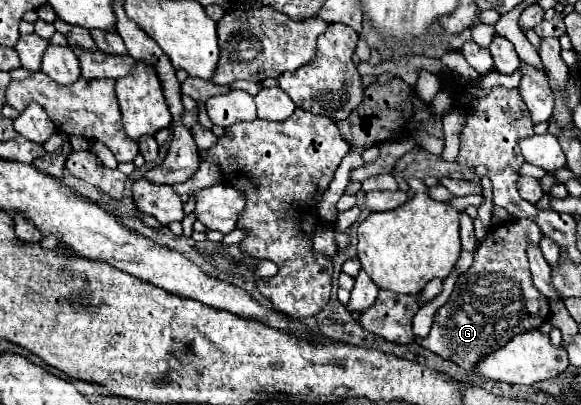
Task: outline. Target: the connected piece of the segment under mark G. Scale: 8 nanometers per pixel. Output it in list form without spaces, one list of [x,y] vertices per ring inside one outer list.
[[[514,219],[500,227],[490,229],[486,239],[480,243],[478,251],[474,253],[474,263],[470,265],[468,271],[464,271],[458,277],[450,299],[436,311],[430,333],[426,337],[414,337],[414,341],[424,349],[440,355],[442,359],[452,361],[466,371],[472,371],[476,369],[476,363],[480,363],[484,355],[490,355],[492,351],[504,347],[504,343],[508,343],[514,335],[526,333],[530,329],[538,329],[548,319],[550,307],[548,307],[548,299],[540,295],[540,291],[534,287],[530,279],[526,247],[528,243],[538,245],[540,233],[542,233],[540,227],[528,219]]]

